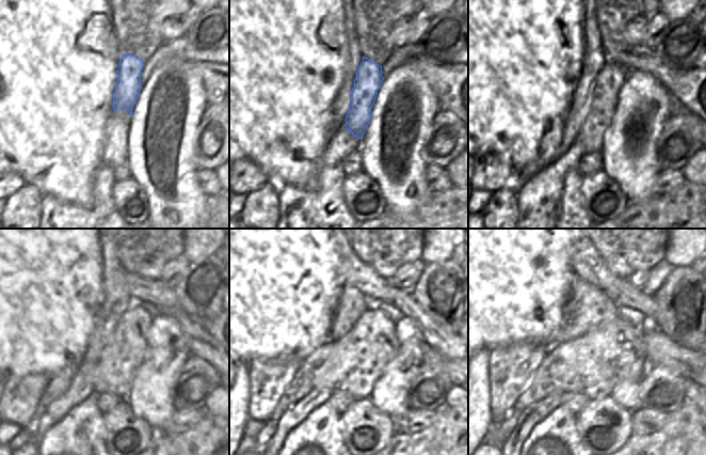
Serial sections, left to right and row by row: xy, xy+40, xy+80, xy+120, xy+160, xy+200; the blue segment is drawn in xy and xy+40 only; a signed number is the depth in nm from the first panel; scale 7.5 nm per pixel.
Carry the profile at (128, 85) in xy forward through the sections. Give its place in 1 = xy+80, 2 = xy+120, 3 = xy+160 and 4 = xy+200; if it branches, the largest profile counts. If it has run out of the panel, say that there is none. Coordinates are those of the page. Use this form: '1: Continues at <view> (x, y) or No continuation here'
1: Continues at xy+80 (609, 80)
2: Continues at xy+120 (113, 372)
3: Continues at xy+160 (353, 363)
4: Continues at xy+200 (594, 363).

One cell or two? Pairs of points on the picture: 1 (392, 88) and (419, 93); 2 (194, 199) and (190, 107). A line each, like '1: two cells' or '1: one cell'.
1: one cell
2: one cell

